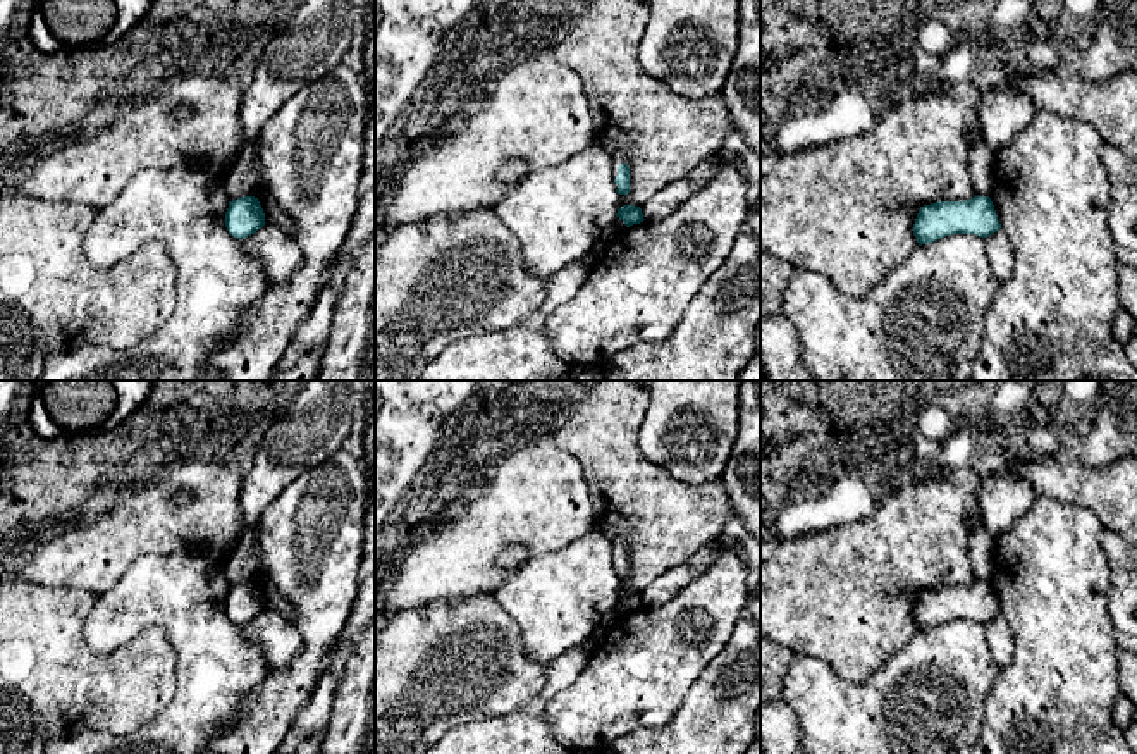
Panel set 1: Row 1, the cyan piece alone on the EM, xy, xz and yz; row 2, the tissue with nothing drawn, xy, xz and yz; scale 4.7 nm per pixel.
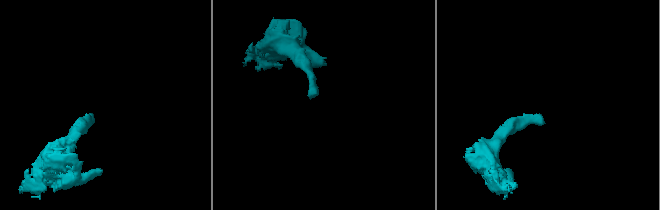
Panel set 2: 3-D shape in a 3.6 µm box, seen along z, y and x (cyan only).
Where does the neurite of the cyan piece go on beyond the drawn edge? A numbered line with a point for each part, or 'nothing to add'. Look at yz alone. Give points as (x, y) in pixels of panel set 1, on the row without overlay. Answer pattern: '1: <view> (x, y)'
nothing to add

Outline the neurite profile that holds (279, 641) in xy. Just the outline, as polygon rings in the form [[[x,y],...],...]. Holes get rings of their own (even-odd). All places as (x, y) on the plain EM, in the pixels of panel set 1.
[[[267,589],[263,599],[265,611],[241,628],[248,639],[260,646],[267,664],[277,671],[289,666],[303,651],[303,640],[292,625],[292,604],[273,589]]]

